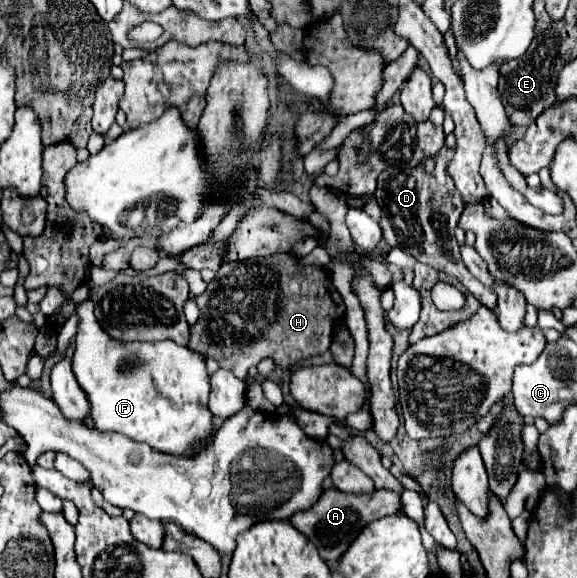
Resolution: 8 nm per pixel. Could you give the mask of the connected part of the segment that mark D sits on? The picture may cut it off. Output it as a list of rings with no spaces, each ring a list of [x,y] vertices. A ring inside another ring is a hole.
[[[449,134],[445,138],[445,146],[439,152],[439,156],[429,160],[427,164],[417,168],[407,168],[405,164],[391,166],[385,172],[381,172],[375,192],[375,200],[383,210],[383,218],[379,224],[383,230],[383,238],[387,240],[389,246],[403,248],[405,252],[417,256],[419,262],[425,262],[435,270],[453,274],[477,300],[481,300],[483,306],[495,310],[497,294],[487,290],[473,276],[469,276],[469,270],[461,260],[459,246],[455,240],[455,226],[465,204],[453,184],[453,178],[447,174],[447,164],[451,162],[453,152],[455,152],[455,138],[453,134]]]

